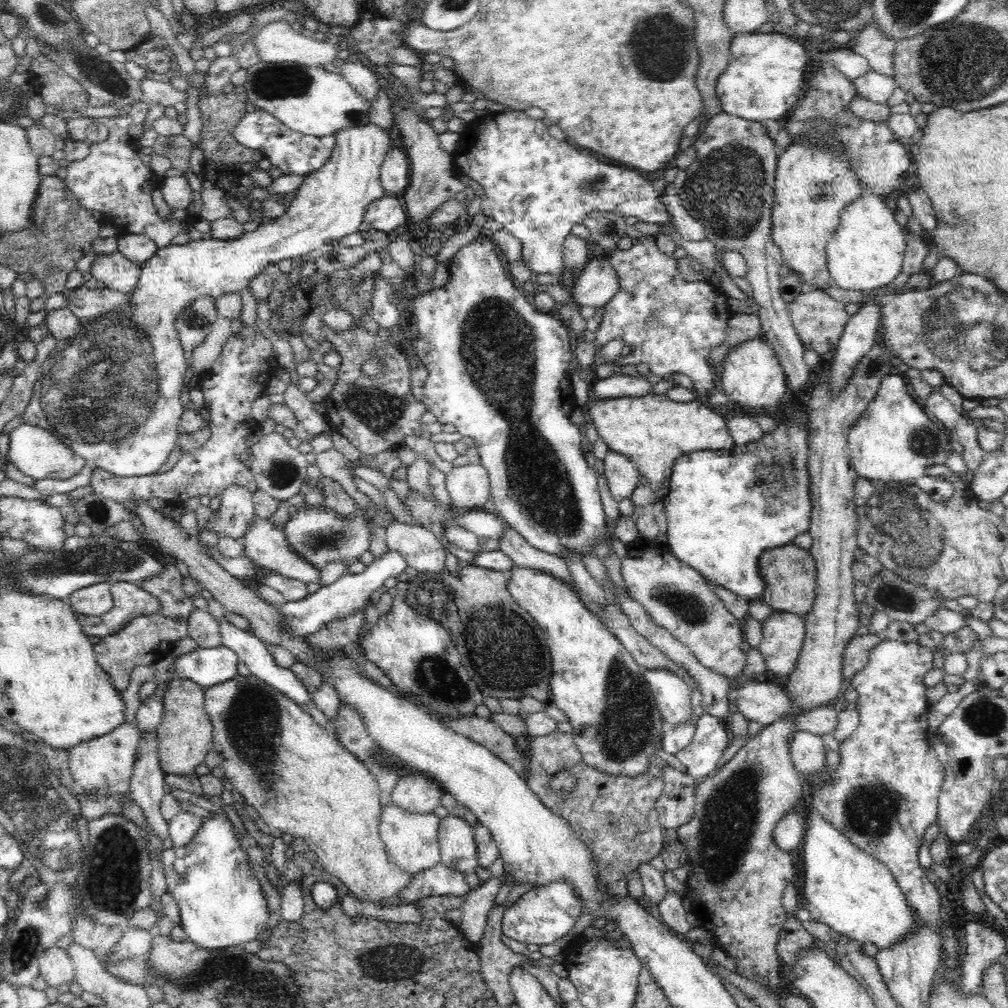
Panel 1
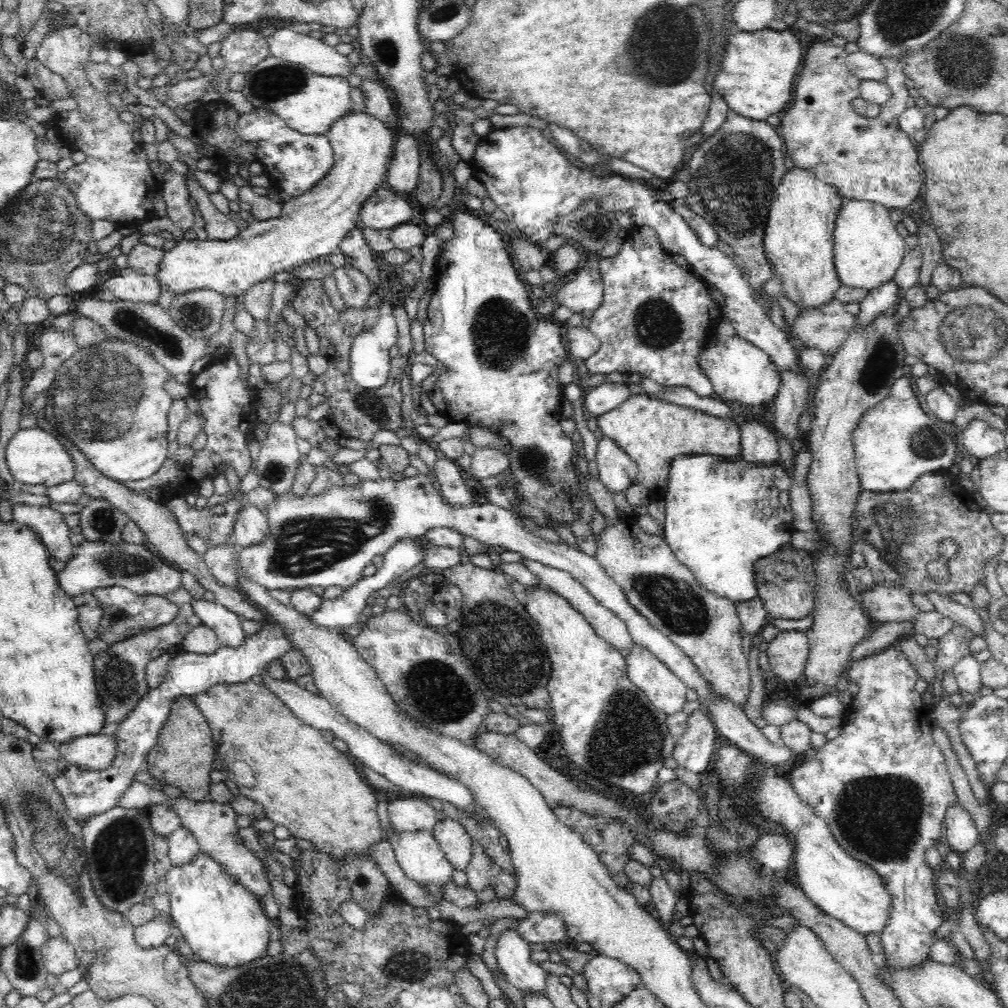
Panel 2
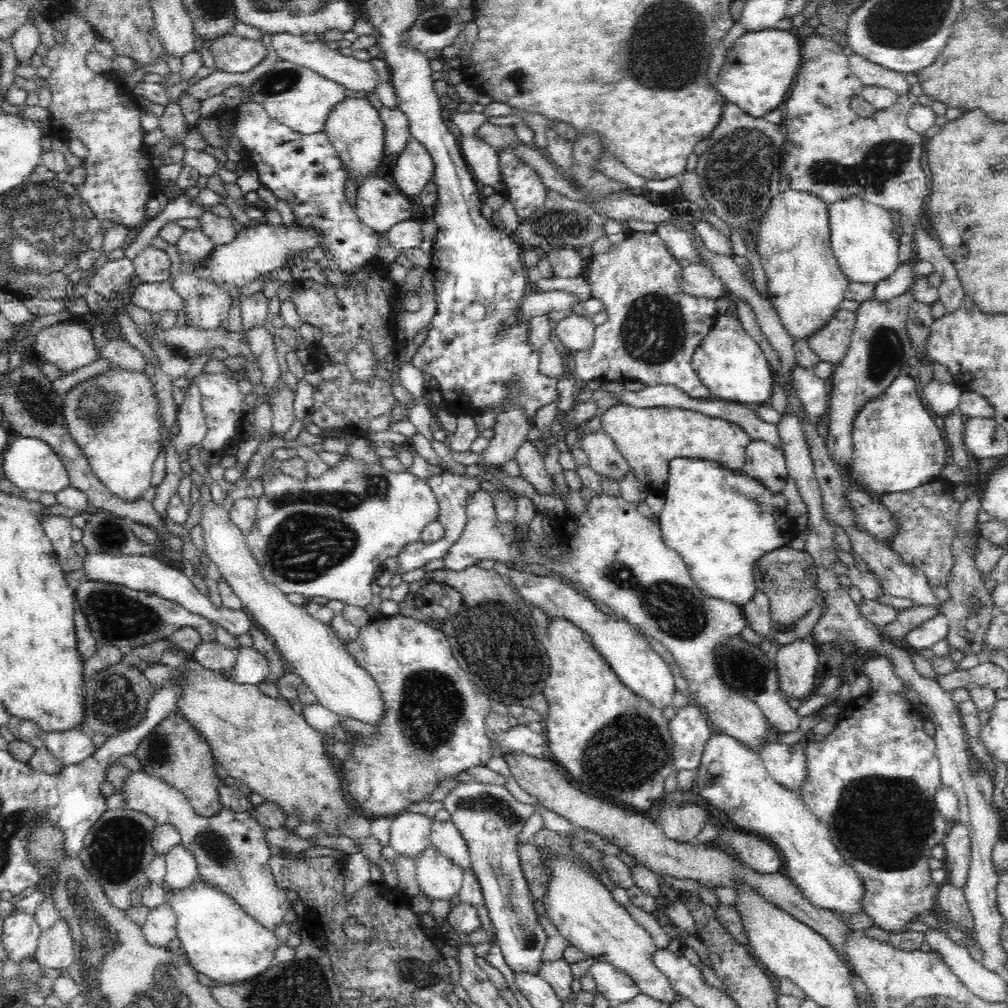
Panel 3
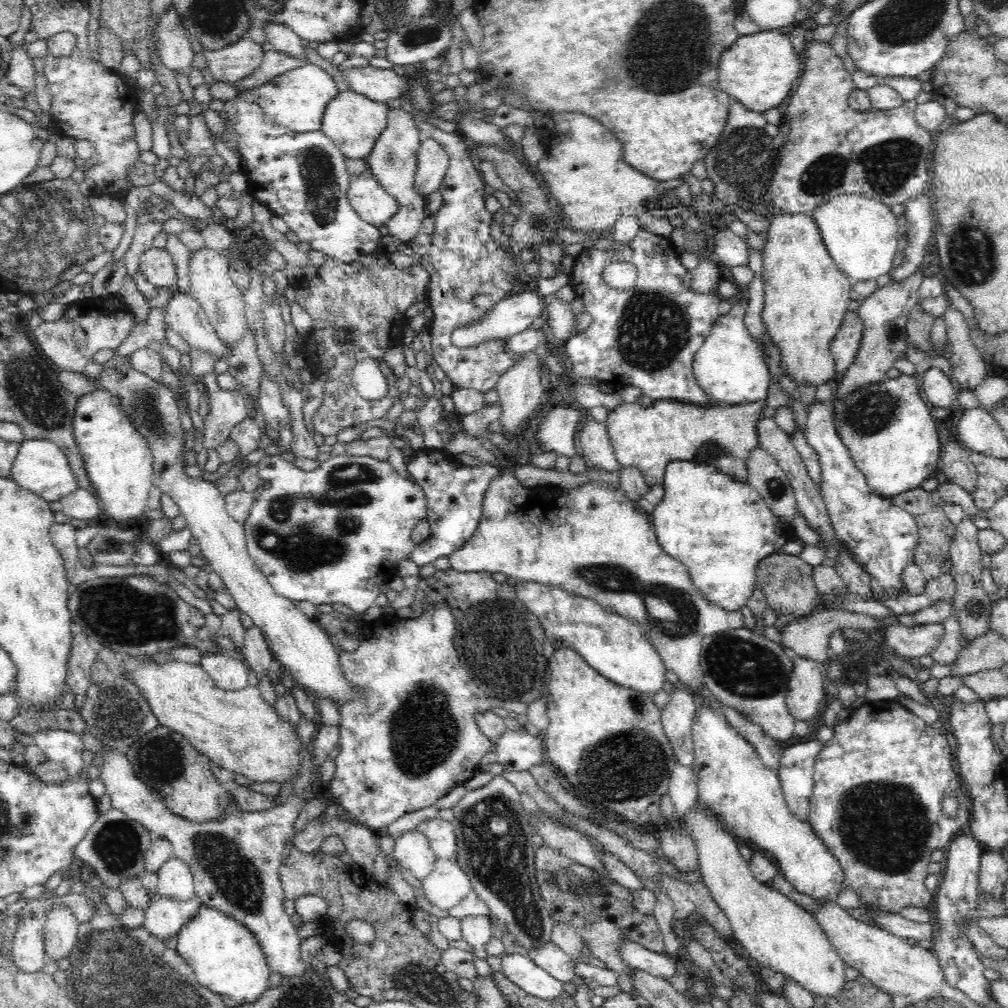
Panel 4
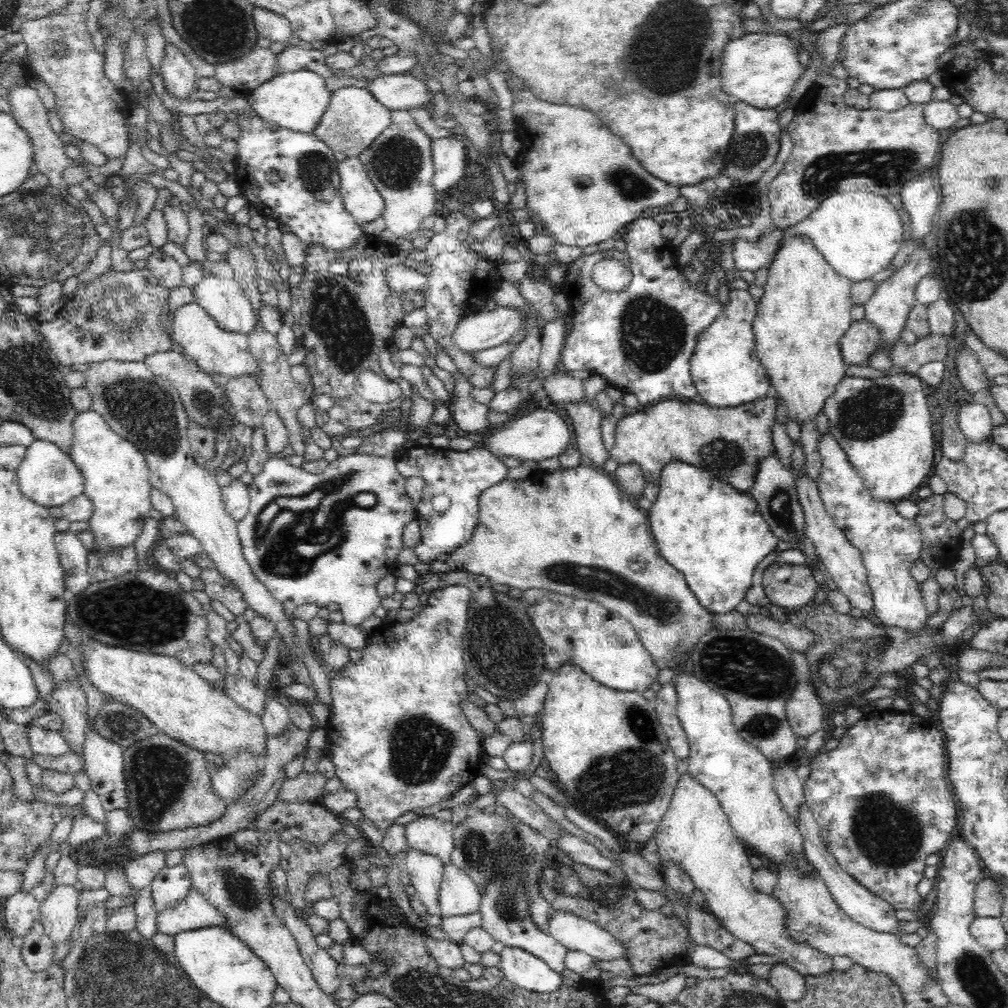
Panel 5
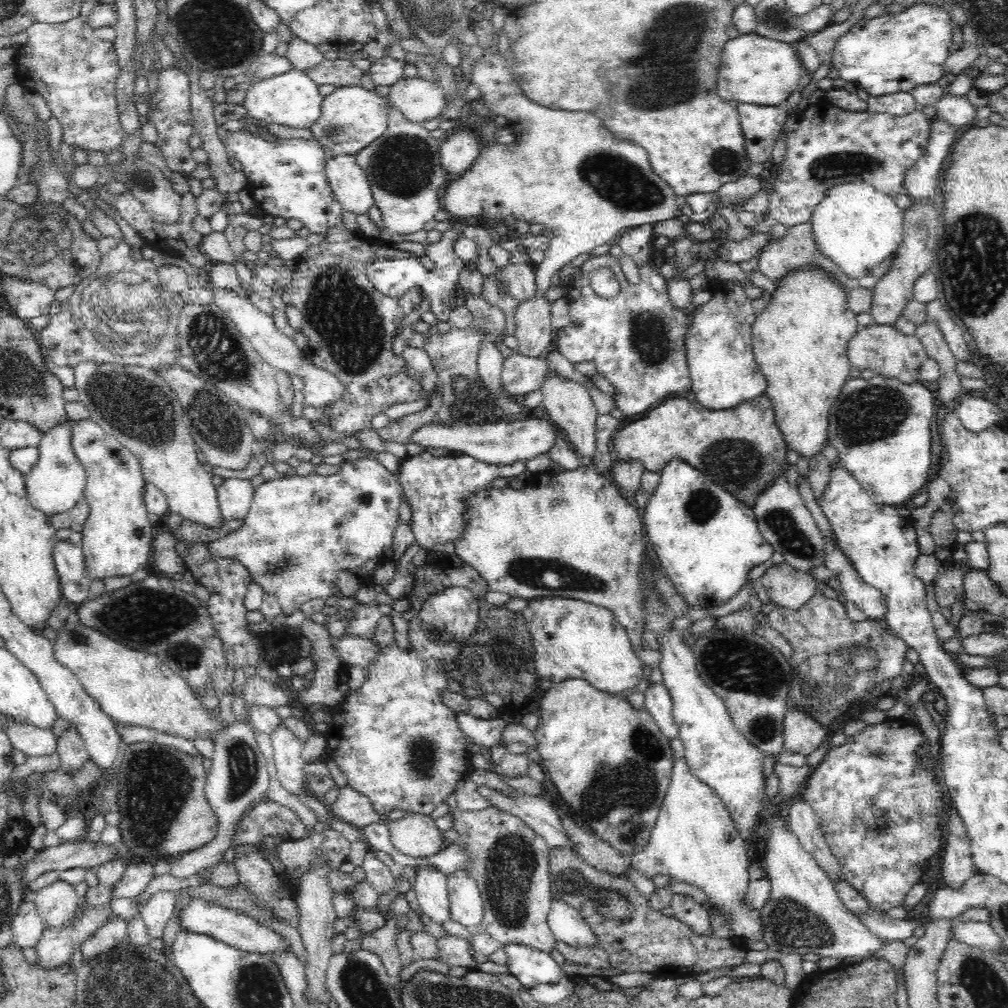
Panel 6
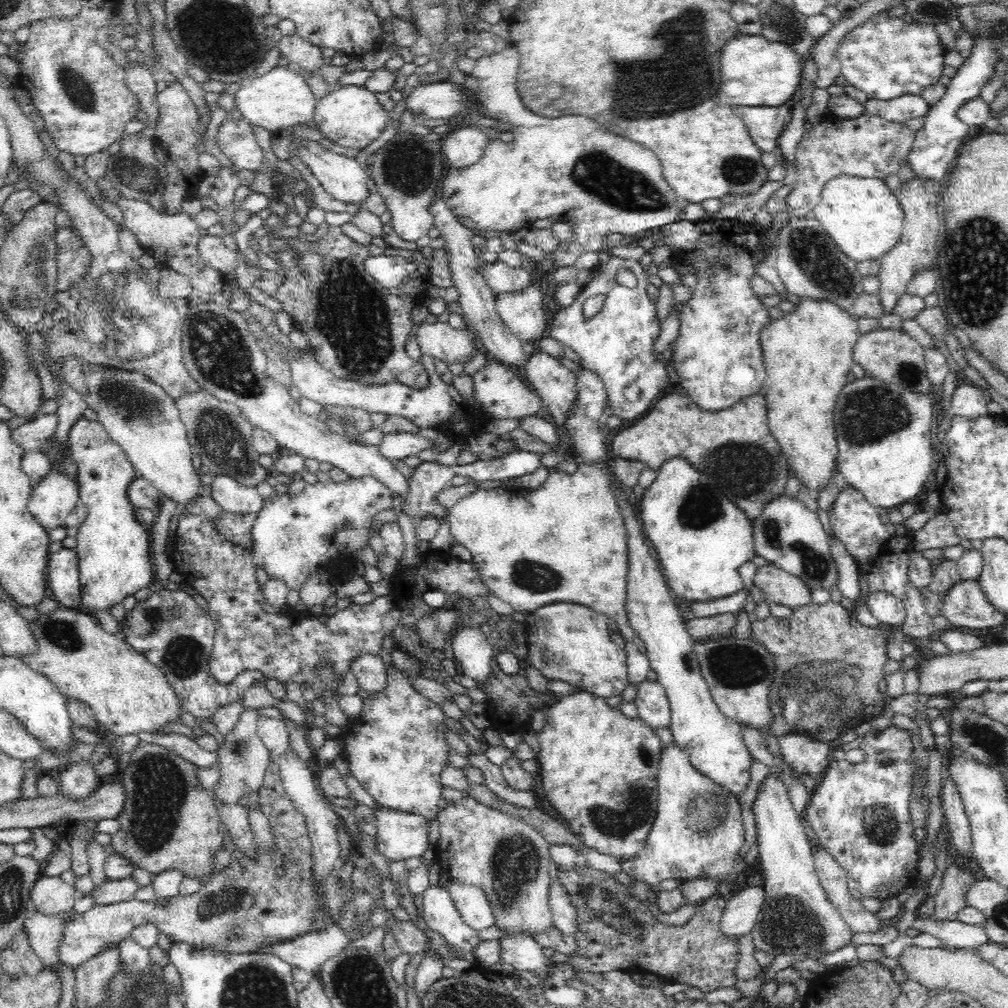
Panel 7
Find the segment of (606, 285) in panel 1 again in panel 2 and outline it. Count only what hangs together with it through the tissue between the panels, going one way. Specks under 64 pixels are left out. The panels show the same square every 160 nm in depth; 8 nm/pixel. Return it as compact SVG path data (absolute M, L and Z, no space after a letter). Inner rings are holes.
M589 257L571 282L562 286L556 295L558 304L574 312L596 310L603 301L603 283L598 259Z

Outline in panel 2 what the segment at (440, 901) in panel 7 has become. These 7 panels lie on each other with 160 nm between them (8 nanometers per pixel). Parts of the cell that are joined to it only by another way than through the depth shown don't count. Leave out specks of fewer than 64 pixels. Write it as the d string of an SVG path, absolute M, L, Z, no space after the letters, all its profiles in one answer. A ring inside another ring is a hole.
M418 794L394 796L388 805L391 828L398 834L433 830L439 821L436 809Z

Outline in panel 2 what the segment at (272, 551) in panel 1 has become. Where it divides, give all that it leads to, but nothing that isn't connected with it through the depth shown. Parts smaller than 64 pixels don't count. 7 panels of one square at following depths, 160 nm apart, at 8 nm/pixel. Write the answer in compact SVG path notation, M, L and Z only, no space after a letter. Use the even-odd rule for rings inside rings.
M246 504L245 508L237 515L233 534L234 543L240 549L262 543L268 535L267 517L258 508Z

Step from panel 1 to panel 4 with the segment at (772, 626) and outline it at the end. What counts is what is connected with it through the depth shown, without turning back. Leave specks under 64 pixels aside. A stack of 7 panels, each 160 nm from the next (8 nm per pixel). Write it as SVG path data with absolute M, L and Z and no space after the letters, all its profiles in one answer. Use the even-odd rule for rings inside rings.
M796 655L790 671L786 704L798 720L812 720L822 704L825 682L820 663Z

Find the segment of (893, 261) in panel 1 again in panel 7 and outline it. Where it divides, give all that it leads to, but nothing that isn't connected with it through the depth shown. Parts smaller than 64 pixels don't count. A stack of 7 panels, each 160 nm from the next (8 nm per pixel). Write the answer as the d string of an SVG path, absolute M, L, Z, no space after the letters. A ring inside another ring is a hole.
M842 174L830 178L821 190L820 202L813 208L811 215L816 217L823 229L834 239L836 246L854 262L879 260L902 236L904 213L901 202L881 178L860 178L859 176Z

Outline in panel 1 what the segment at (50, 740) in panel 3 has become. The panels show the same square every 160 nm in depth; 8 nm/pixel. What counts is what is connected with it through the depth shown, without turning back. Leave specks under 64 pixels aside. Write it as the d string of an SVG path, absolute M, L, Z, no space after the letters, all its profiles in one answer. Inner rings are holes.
M134 719L124 722L112 732L100 738L92 738L88 742L68 748L69 768L73 776L74 785L86 791L100 791L103 796L118 798L120 802L133 800L130 795L130 780L135 766L137 744L140 736L138 725Z

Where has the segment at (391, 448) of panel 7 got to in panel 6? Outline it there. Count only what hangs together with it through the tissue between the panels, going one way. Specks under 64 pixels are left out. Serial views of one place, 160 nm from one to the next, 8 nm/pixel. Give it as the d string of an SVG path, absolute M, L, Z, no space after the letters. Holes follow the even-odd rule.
M526 415L514 421L499 419L494 423L467 424L462 422L453 425L442 425L434 422L412 432L410 441L424 448L444 448L449 451L462 452L478 460L493 464L512 464L518 460L527 461L540 454L548 454L559 436L556 427L544 419Z

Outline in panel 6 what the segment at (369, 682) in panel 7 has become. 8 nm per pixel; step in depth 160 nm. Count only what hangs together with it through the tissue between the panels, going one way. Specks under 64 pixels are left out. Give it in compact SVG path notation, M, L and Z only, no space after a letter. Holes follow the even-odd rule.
M346 633L339 638L336 647L347 666L363 666L364 672L380 650L374 639L366 640L366 638L355 637Z

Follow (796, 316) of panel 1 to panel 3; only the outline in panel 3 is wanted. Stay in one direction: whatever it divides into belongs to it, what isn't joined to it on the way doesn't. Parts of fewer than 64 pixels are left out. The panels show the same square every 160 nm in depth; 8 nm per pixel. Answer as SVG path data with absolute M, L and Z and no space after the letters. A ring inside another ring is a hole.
M838 309L829 322L809 338L808 346L821 361L837 365L848 350L857 321L856 311Z

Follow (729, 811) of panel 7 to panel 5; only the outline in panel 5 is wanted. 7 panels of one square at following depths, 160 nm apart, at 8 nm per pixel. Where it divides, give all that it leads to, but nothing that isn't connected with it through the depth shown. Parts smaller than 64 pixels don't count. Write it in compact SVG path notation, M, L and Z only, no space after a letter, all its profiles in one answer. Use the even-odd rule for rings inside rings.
M689 773L679 776L670 806L659 825L660 828L657 828L654 833L658 840L658 854L662 856L660 862L670 861L670 864L678 865L678 868L694 881L695 888L700 889L706 897L706 904L708 904L706 908L718 917L720 924L728 932L738 940L750 944L756 954L775 956L780 960L780 965L788 966L804 977L826 975L834 971L832 957L819 953L812 948L812 945L798 944L790 940L790 933L786 932L786 909L782 908L782 903L778 902L776 897L772 897L772 893L764 894L756 891L752 883L755 869L748 861L746 846L734 836L727 814L722 810L716 795L694 780Z

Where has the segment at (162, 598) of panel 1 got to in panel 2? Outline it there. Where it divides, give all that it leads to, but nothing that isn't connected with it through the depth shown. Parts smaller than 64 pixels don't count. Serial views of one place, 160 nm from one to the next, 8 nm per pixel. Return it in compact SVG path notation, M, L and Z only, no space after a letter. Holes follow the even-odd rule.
M180 585L167 599L178 606L178 618L166 626L146 630L142 634L127 638L125 641L112 643L107 650L96 653L94 657L94 676L98 698L102 701L103 712L106 713L106 723L122 722L136 708L138 701L148 694L149 686L146 680L147 664L166 653L170 646L179 646L188 632L202 624L201 619L192 608L190 592Z

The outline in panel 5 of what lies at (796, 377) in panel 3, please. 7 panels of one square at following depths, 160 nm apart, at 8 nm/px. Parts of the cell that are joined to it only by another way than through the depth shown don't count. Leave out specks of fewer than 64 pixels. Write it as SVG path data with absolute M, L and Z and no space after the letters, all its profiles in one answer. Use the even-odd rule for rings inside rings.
M830 430L820 435L817 447L822 463L817 486L823 506L835 526L861 554L873 592L874 615L884 626L906 630L908 634L922 634L922 630L929 629L926 622L930 615L923 602L921 583L915 582L911 574L913 564L920 560L922 552L919 525L915 519L900 516L896 503L880 503L870 495L862 478L848 461L846 451L834 440Z

